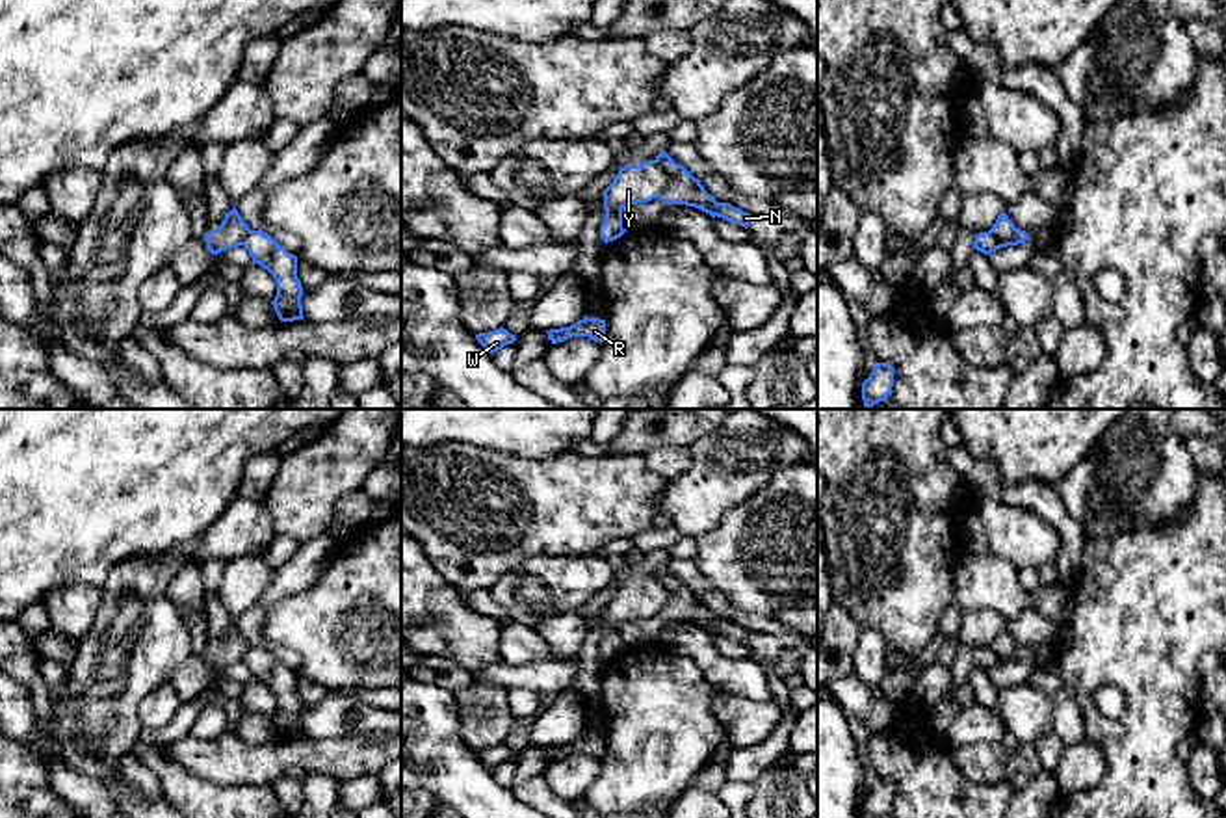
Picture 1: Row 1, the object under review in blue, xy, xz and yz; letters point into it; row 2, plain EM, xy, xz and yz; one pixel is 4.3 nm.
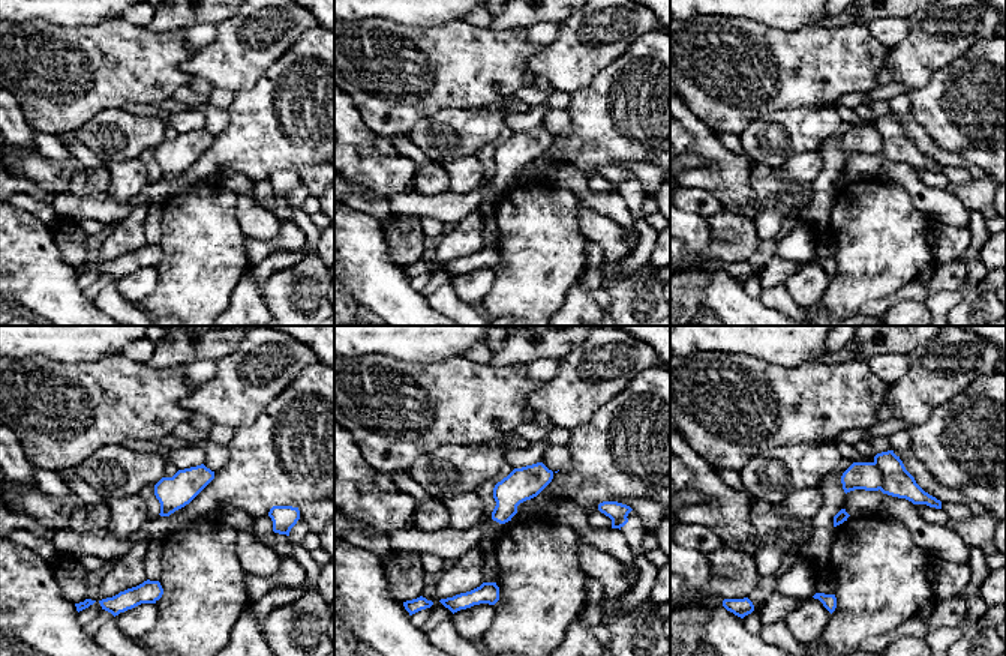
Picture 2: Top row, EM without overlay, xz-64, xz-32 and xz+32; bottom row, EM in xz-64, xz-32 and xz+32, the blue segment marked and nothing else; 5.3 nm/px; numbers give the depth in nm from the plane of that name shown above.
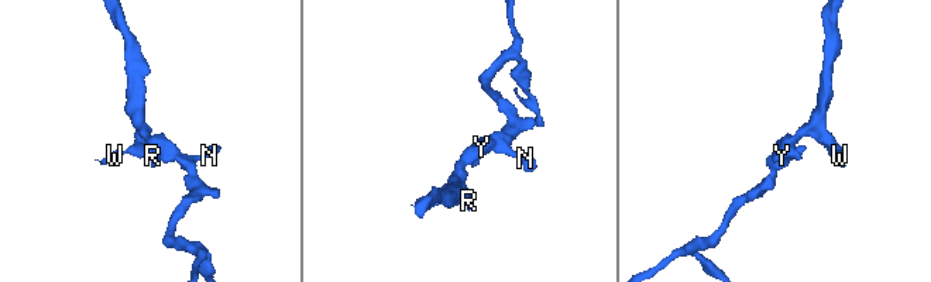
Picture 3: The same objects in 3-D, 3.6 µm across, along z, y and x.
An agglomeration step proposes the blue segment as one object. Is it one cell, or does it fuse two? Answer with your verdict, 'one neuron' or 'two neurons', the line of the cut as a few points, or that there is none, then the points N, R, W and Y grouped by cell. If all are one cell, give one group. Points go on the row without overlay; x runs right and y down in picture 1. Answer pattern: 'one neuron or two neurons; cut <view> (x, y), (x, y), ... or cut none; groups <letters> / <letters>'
two neurons; cut xz (654, 577), (667, 592), (667, 603), (658, 612); groups N / R W Y

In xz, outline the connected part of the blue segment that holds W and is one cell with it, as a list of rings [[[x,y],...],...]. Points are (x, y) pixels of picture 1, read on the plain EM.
[[[500,744],[489,749],[476,751],[477,759],[490,770],[502,766],[507,760],[513,760],[516,757],[515,751],[511,751],[507,745]]]

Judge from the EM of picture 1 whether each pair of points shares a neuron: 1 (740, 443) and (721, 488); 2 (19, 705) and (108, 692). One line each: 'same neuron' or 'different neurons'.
1: same neuron
2: different neurons

